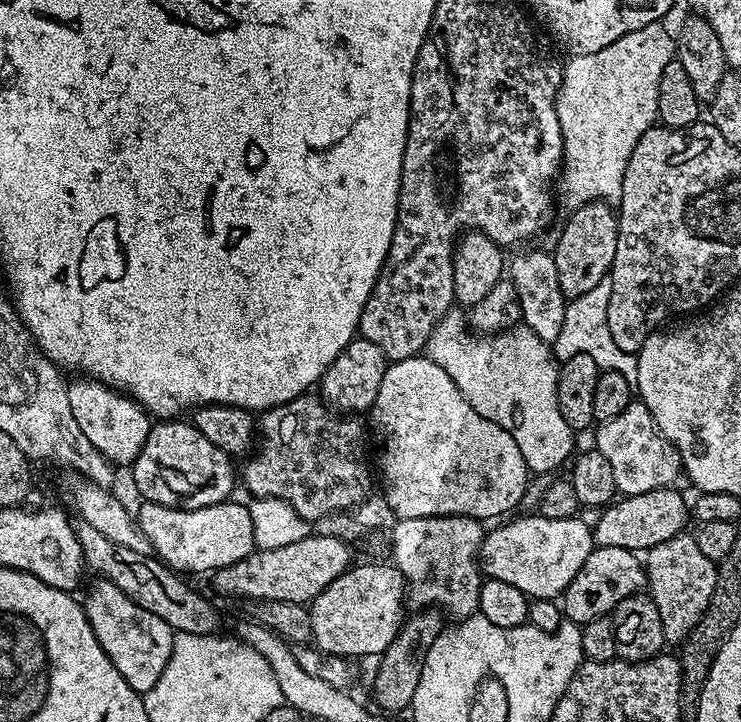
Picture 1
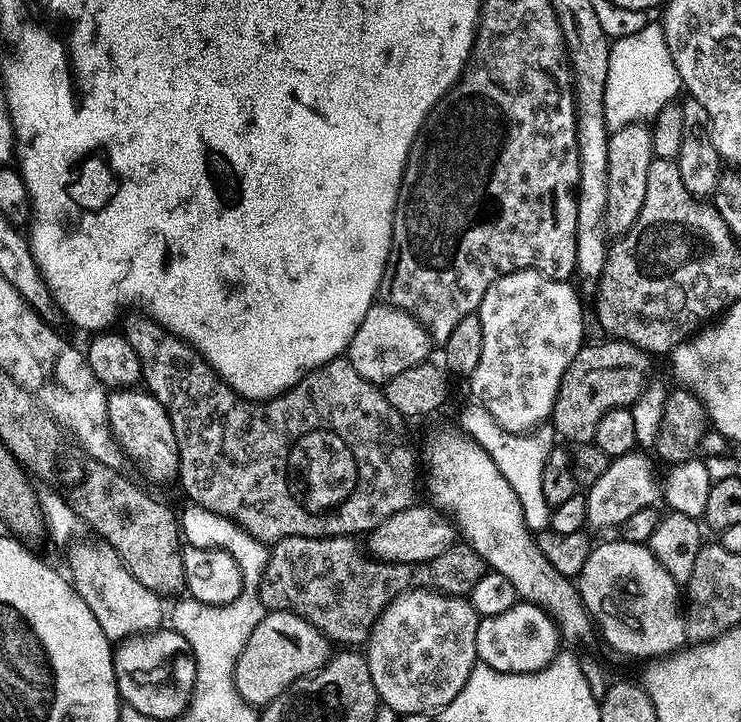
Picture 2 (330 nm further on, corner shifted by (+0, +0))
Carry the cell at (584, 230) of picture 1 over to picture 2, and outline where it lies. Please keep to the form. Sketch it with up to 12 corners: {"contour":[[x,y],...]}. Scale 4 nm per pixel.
{"contour":[[644,126],[608,138],[604,230],[637,227],[654,159]]}

